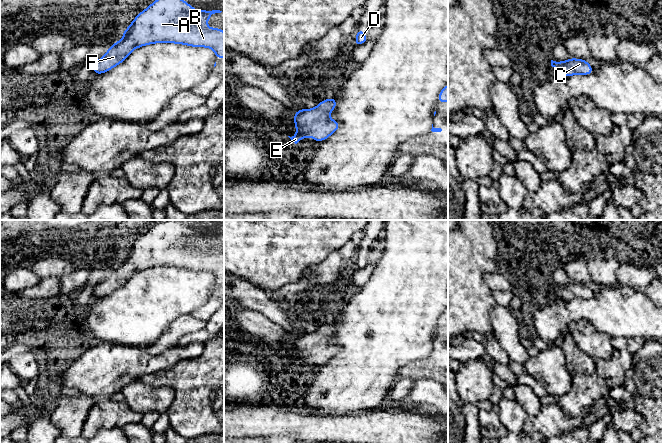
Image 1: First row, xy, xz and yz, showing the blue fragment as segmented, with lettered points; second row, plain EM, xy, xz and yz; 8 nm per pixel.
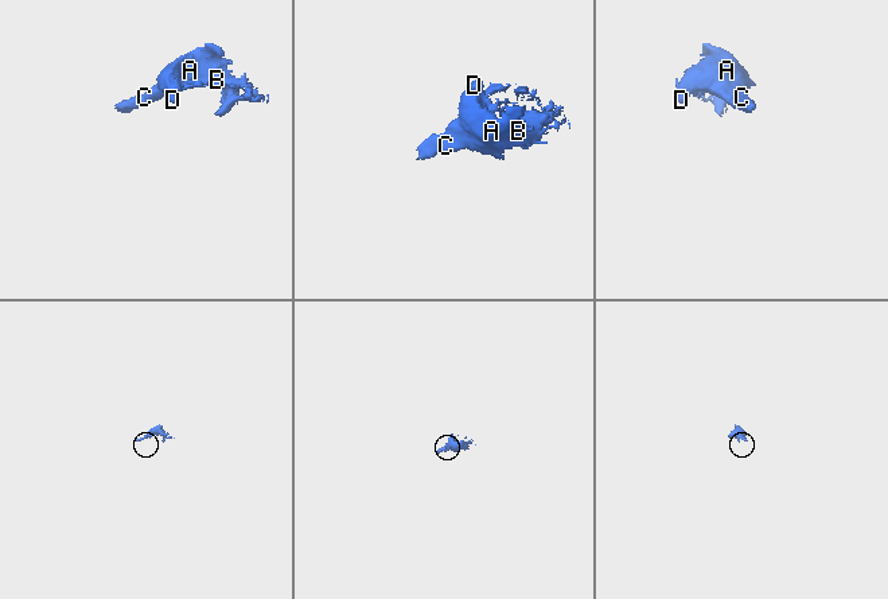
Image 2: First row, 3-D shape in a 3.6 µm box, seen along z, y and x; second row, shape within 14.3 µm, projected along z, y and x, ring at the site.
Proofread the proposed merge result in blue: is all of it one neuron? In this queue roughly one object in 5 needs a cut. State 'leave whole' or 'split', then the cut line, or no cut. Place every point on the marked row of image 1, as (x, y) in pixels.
leave whole; cut none

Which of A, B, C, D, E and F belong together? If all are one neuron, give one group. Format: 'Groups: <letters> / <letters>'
Groups: A B C D E F

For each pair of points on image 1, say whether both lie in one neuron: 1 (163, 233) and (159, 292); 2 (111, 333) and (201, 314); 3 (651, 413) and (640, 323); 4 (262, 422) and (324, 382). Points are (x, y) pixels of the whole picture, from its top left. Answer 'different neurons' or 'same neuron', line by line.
1: different neurons
2: different neurons
3: different neurons
4: different neurons

